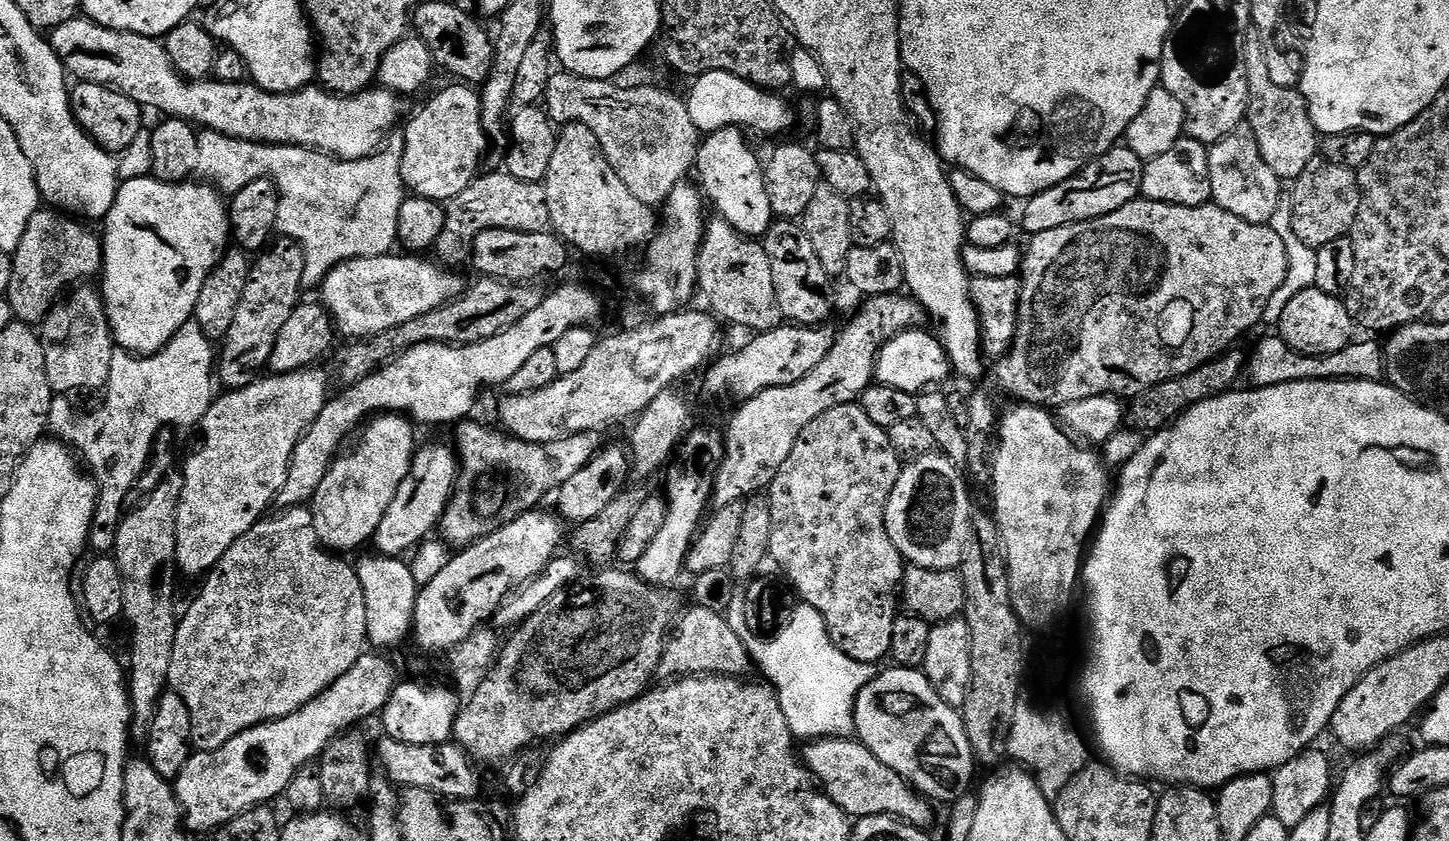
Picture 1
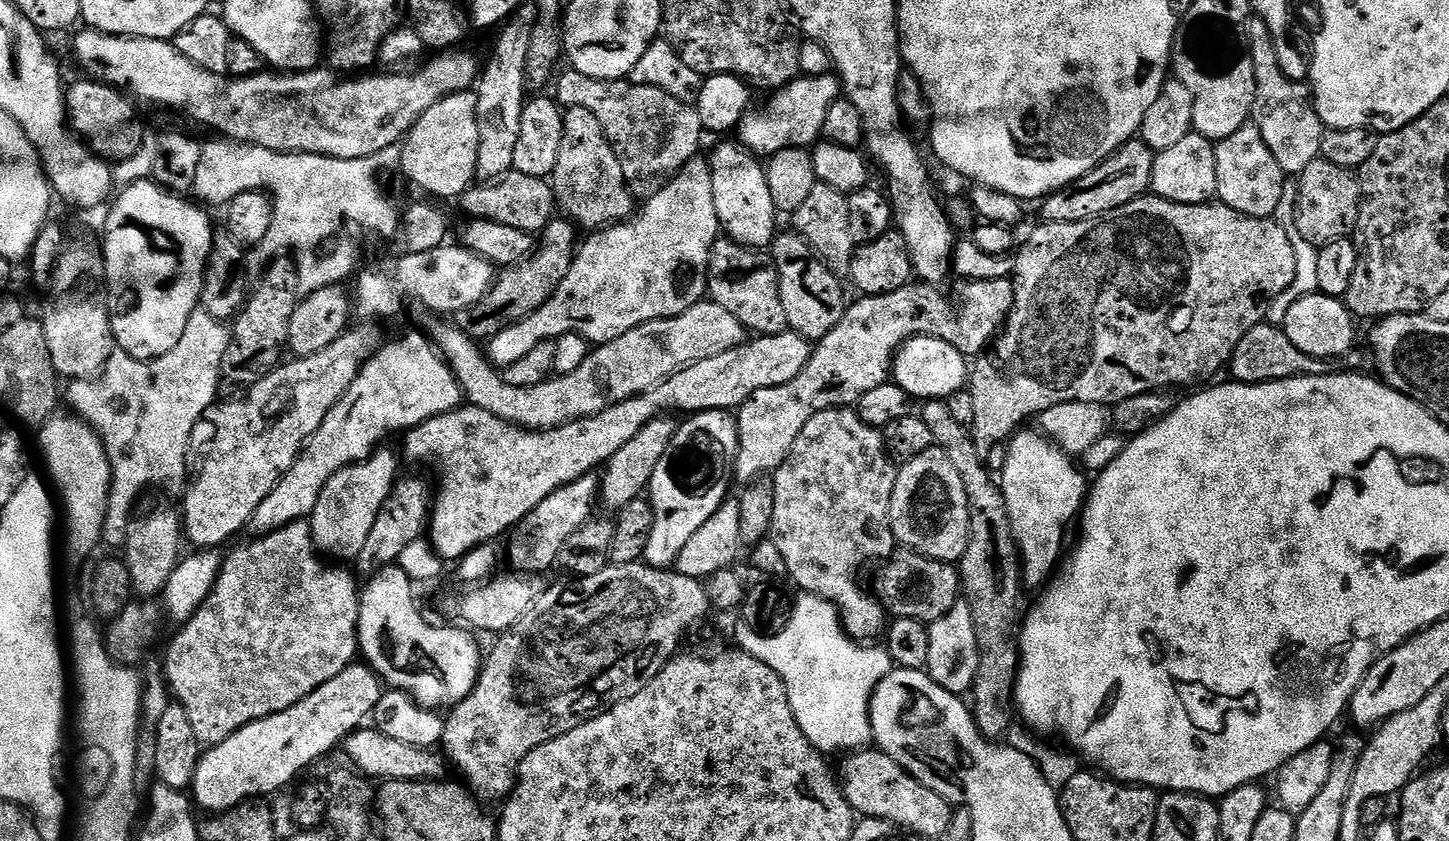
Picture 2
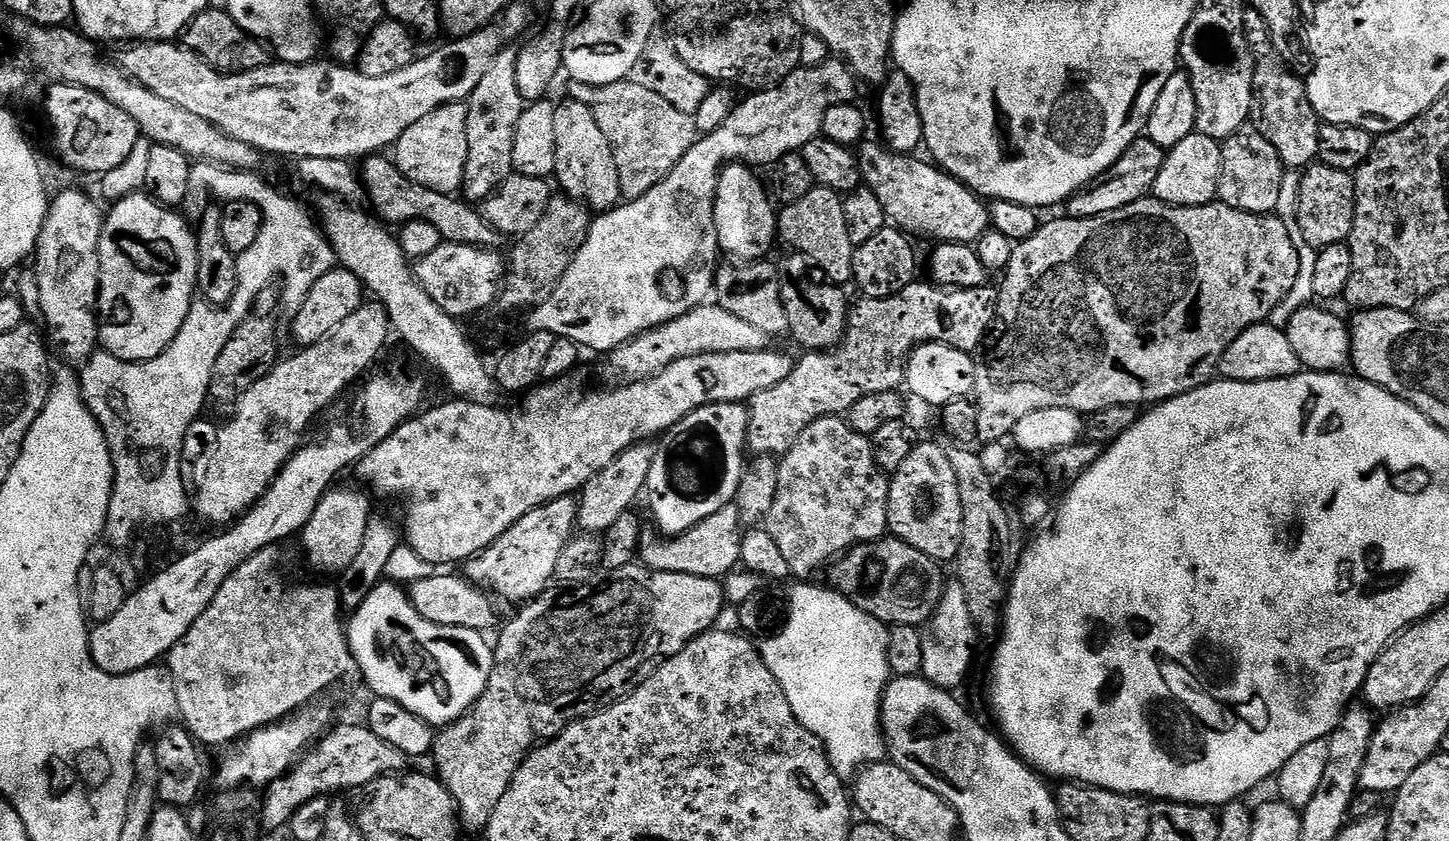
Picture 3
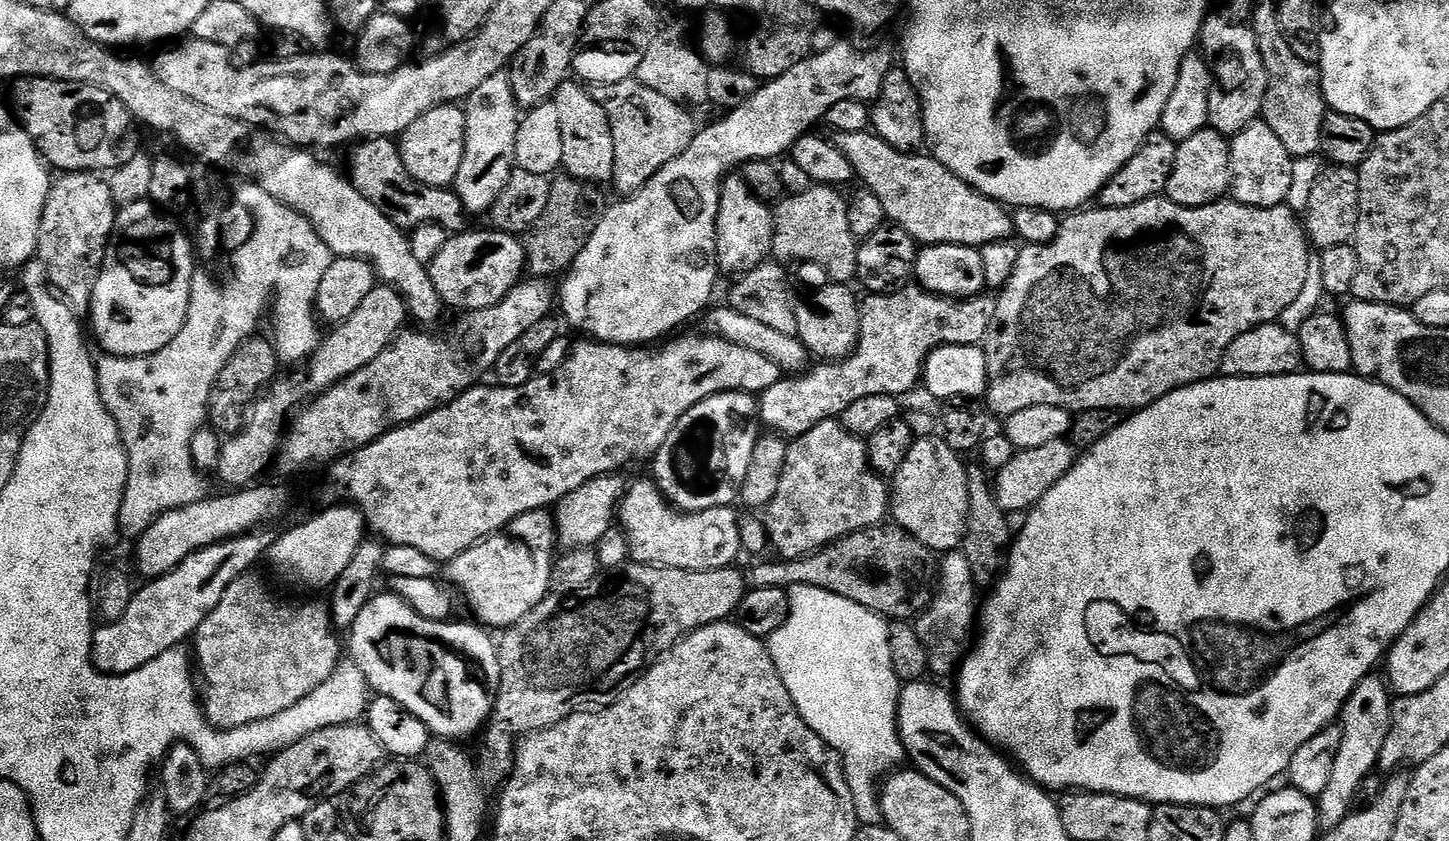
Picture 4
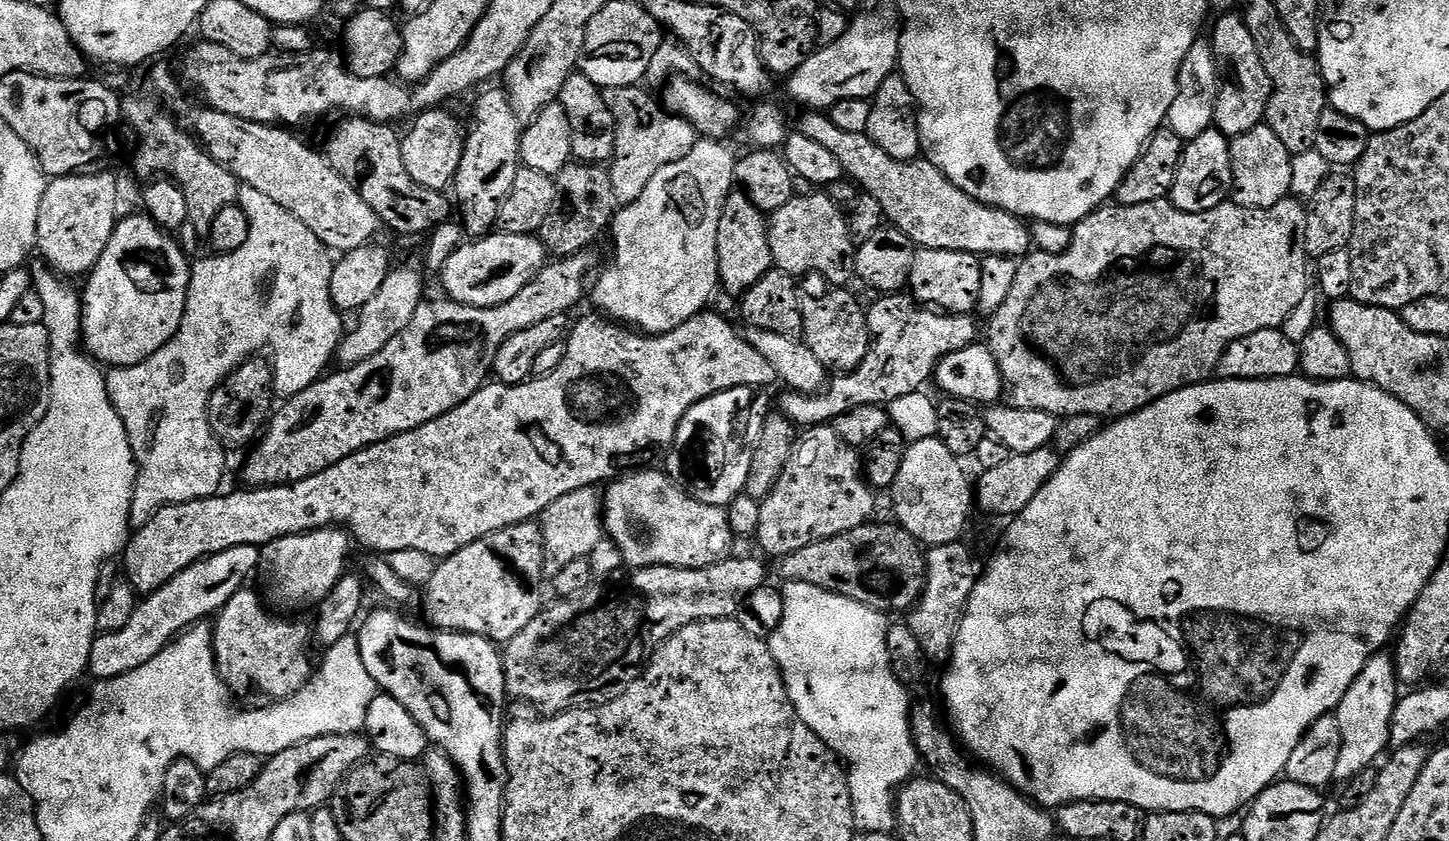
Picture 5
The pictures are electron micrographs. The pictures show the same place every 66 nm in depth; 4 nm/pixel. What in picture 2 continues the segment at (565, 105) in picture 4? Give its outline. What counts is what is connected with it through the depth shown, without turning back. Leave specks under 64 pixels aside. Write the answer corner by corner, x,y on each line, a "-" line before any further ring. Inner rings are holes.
568,108
564,112
562,146
558,146
558,162
552,191
563,215
571,218
581,229
599,230
610,224
619,224
634,212
634,197
624,183
622,166
604,136
602,126
594,114
585,108

